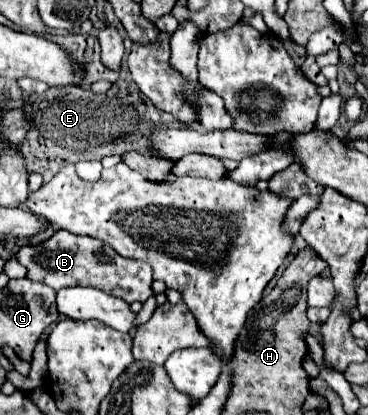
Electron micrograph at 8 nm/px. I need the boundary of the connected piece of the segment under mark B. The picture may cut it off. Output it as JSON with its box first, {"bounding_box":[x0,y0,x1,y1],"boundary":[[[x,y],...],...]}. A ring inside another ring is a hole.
{"bounding_box":[16,229,154,303],"boundary":[[[64,229],[56,231],[42,245],[22,247],[16,259],[28,269],[28,279],[42,281],[54,291],[64,287],[74,287],[74,285],[96,287],[100,291],[106,291],[112,297],[124,299],[126,303],[134,303],[134,301],[144,303],[148,297],[154,295],[152,267],[148,267],[148,263],[124,259],[122,255],[116,255],[116,251],[112,251],[112,247],[108,247],[100,239],[72,235]]]}

